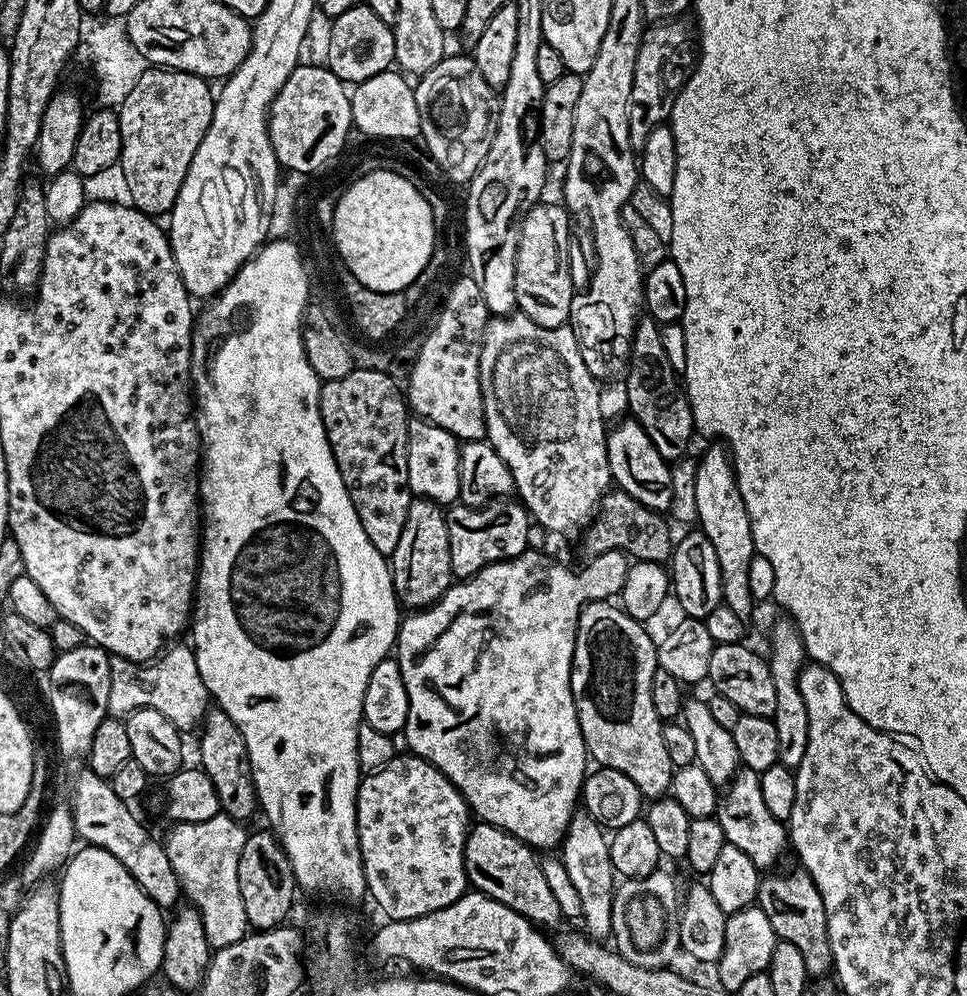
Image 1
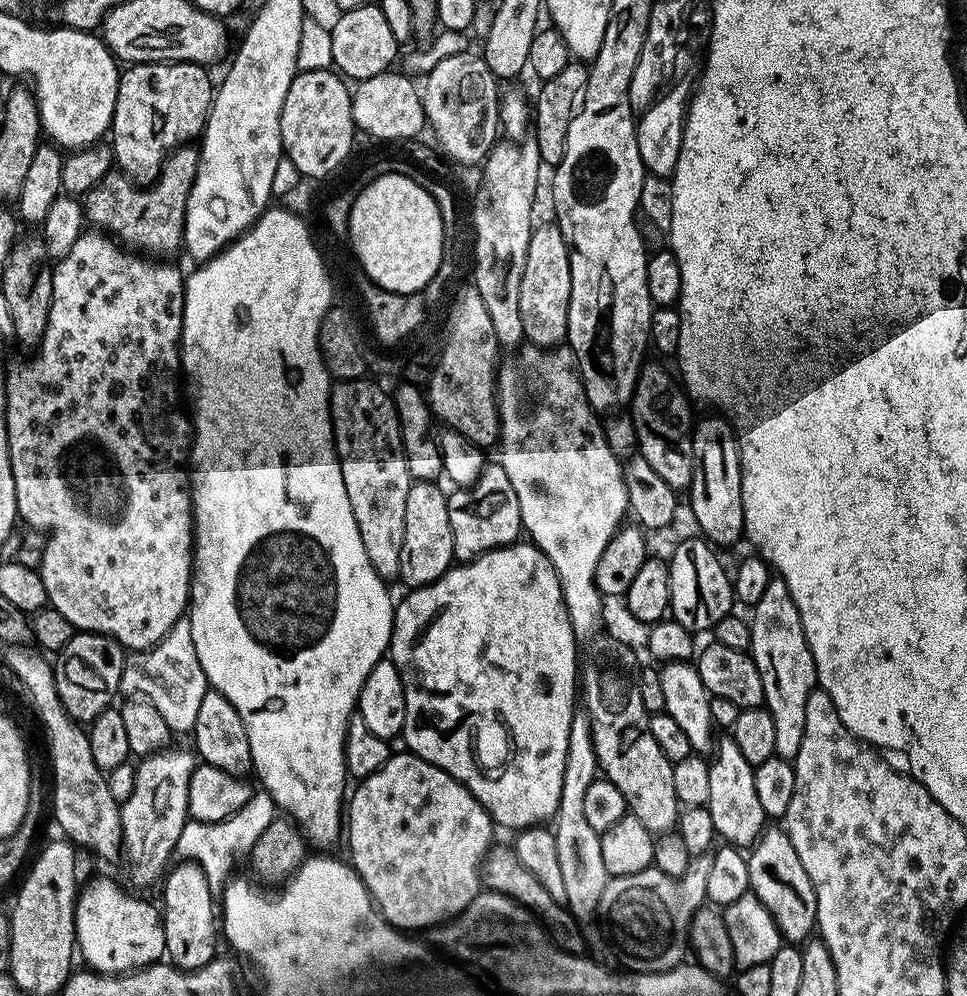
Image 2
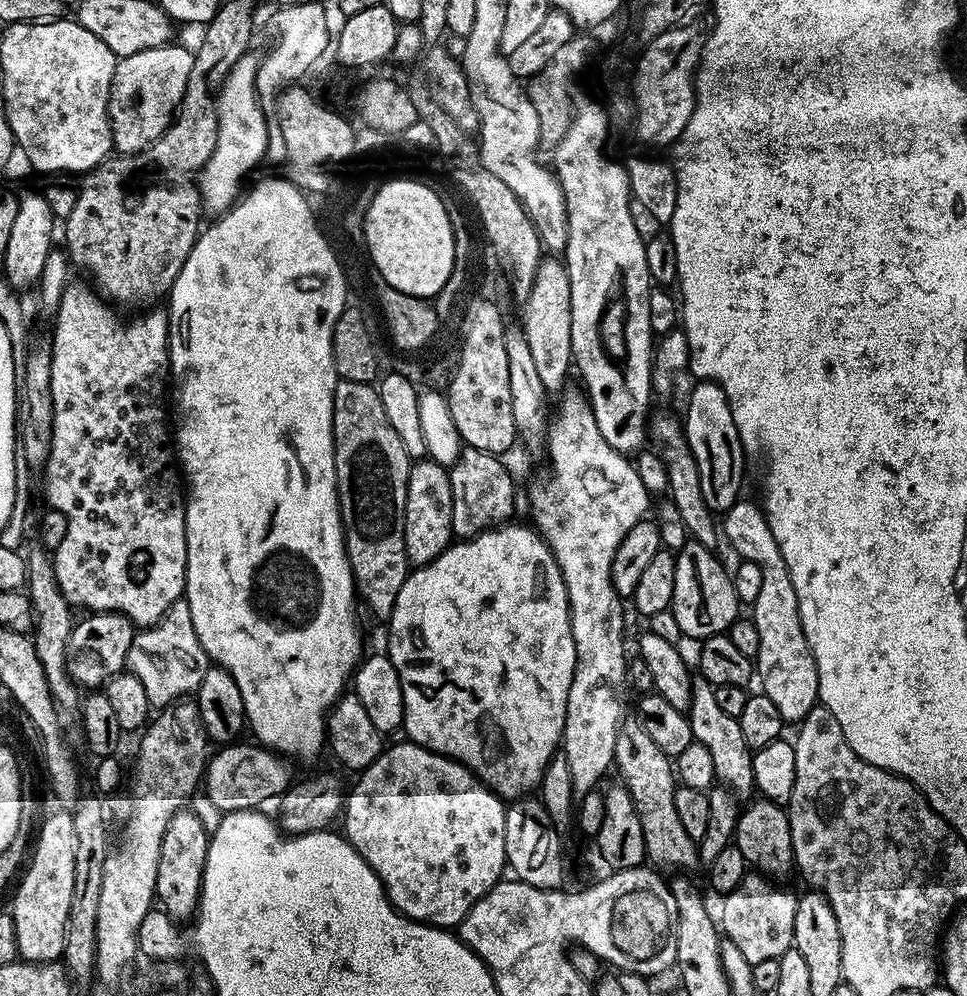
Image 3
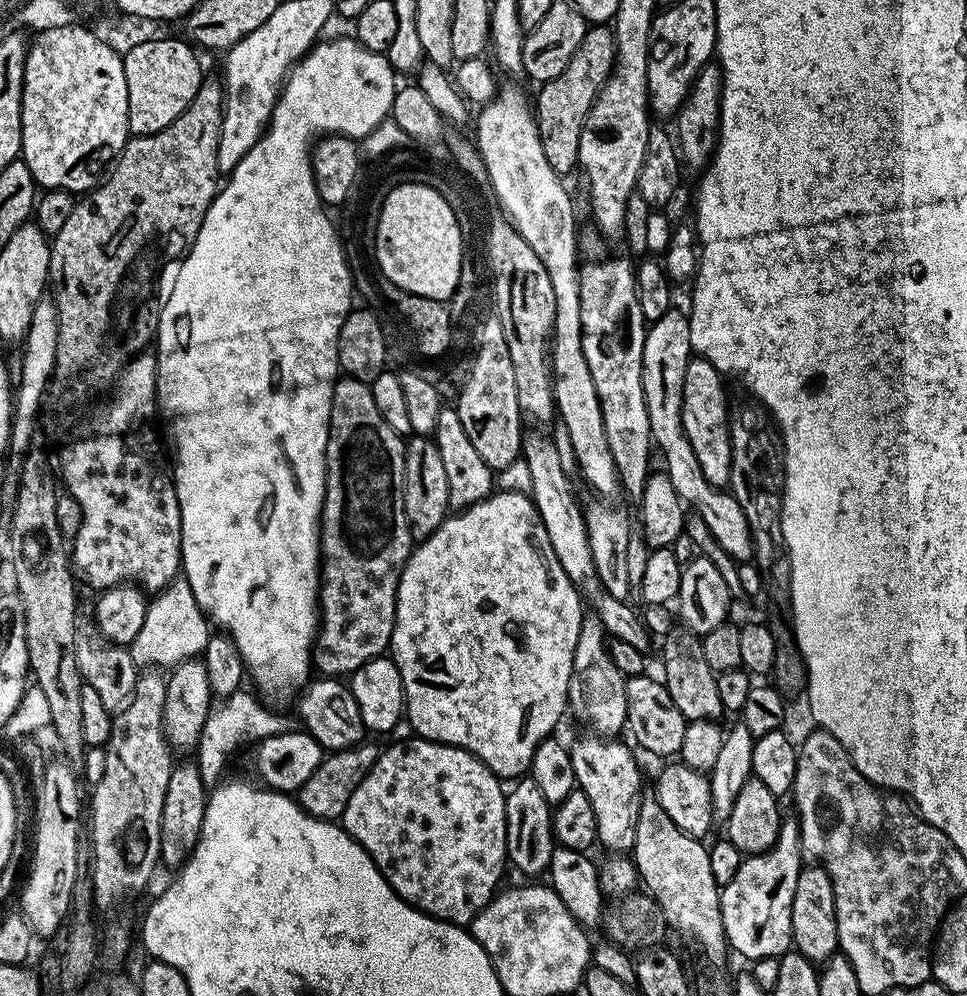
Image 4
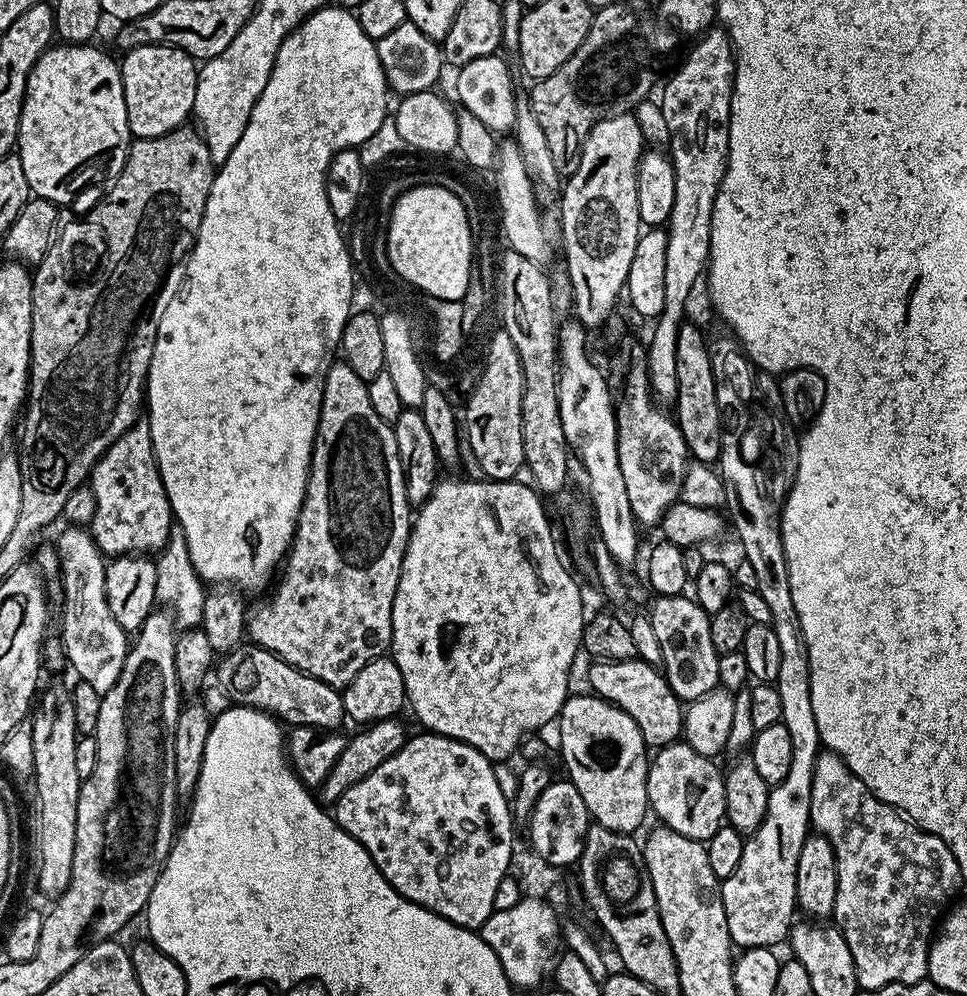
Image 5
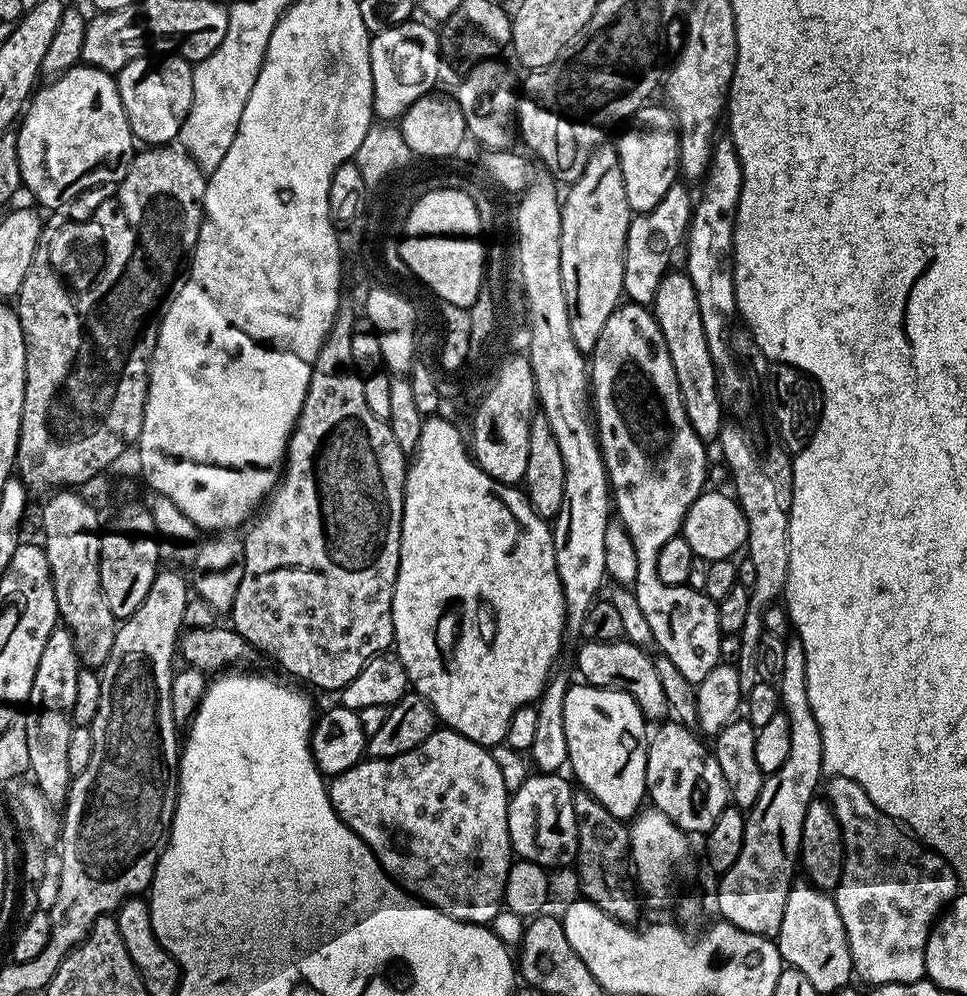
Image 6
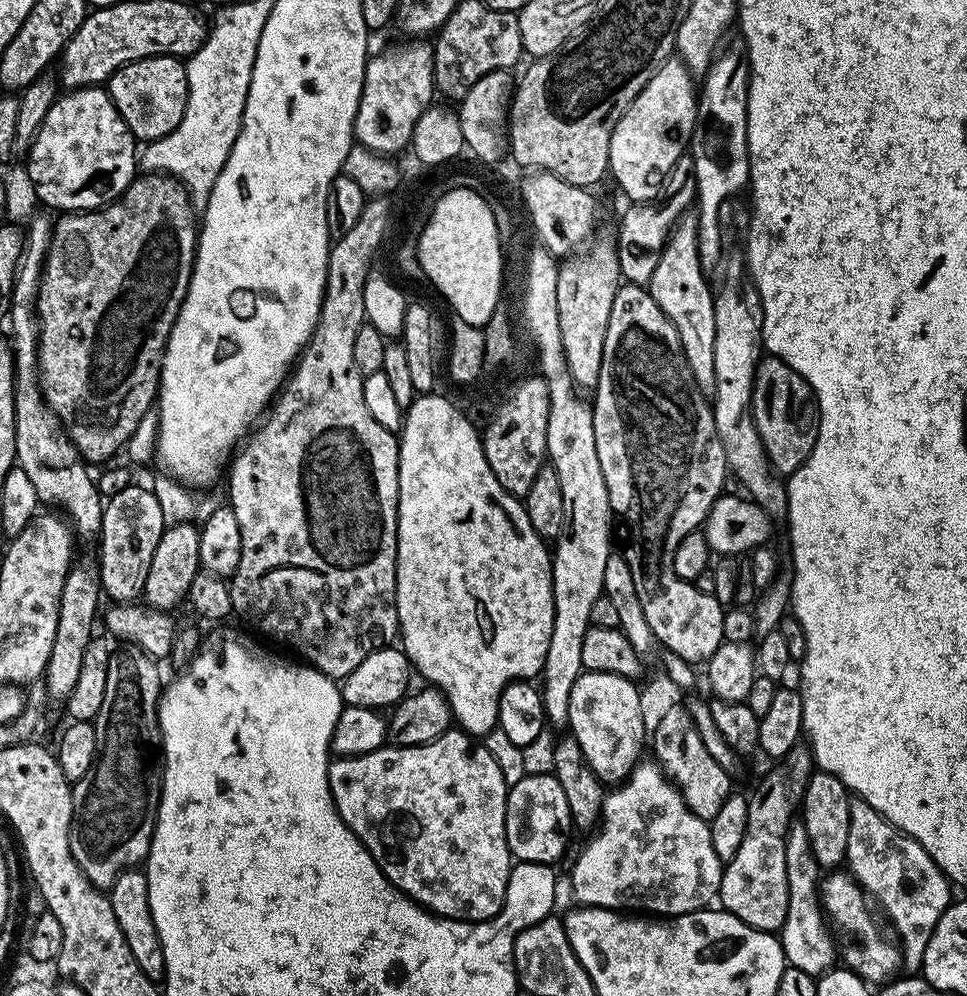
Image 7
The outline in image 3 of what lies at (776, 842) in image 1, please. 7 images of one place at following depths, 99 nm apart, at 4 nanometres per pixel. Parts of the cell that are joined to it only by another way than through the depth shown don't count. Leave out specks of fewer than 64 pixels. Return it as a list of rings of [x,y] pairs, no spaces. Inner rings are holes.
[[[703,678],[692,681],[692,697],[686,709],[690,722],[690,730],[695,743],[706,746],[710,750],[710,758],[714,761],[714,774],[723,787],[731,790],[737,797],[751,797],[756,783],[754,782],[754,766],[752,765],[753,749],[746,746],[746,738],[742,735],[739,719],[725,714],[714,698],[714,687]]]

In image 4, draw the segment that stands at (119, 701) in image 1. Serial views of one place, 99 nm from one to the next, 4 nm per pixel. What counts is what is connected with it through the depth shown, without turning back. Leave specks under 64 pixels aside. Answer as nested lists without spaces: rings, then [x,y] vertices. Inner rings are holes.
[[[177,578],[147,601],[142,630],[130,645],[132,660],[137,666],[147,666],[152,670],[171,670],[182,662],[203,657],[209,635],[210,621],[198,606],[190,582]]]

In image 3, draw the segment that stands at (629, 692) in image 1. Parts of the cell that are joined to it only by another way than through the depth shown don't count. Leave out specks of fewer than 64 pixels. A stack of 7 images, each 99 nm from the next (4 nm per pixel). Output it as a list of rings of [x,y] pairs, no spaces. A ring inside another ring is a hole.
[[[639,722],[621,727],[616,739],[615,771],[620,771],[623,787],[627,788],[636,803],[638,822],[642,822],[644,835],[645,857],[657,869],[678,868],[674,870],[688,870],[698,864],[697,841],[682,830],[682,822],[678,819],[678,810],[674,807],[674,794],[678,781],[674,771],[673,761],[658,746],[654,746],[654,738],[646,734],[646,730]]]

